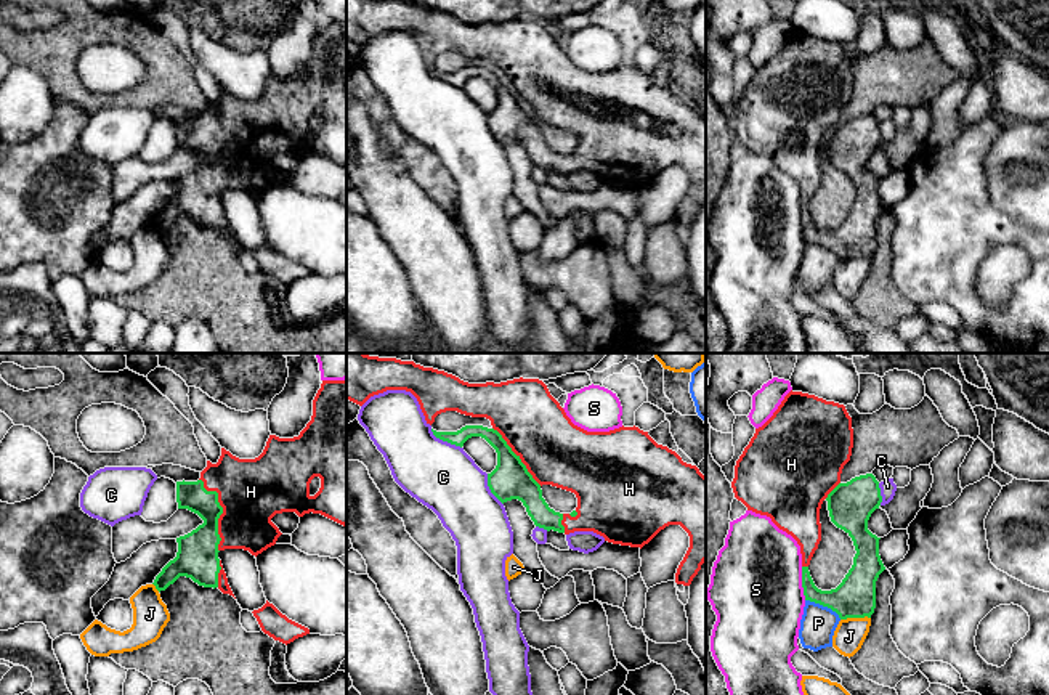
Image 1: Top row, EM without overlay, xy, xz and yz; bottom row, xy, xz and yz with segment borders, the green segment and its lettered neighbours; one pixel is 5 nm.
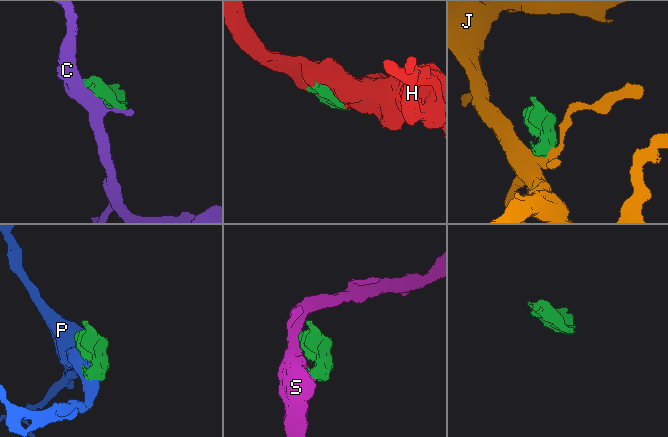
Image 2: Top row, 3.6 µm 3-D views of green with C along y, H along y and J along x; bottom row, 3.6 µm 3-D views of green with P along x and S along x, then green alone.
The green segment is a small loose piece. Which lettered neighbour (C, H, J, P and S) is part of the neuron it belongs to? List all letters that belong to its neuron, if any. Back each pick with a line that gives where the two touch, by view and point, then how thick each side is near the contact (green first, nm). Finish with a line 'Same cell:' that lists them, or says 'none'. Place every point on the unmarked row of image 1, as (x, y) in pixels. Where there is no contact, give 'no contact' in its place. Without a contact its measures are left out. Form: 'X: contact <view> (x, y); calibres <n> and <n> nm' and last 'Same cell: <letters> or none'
H: contact xy (222, 153); calibres 200 and 320 nm
Same cell: H

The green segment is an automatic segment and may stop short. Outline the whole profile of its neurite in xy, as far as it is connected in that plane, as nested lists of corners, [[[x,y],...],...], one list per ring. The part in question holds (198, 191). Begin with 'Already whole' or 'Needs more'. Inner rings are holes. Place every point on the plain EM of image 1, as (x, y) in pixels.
Needs more. [[[346,19],[322,21],[313,40],[313,56],[294,79],[269,75],[263,93],[255,100],[239,100],[221,88],[217,104],[207,101],[197,122],[176,122],[178,149],[197,154],[204,164],[176,178],[178,193],[156,217],[156,230],[165,231],[180,217],[191,218],[204,228],[218,228],[234,238],[218,193],[244,189],[258,196],[274,186],[282,175],[271,162],[276,154],[321,154],[346,167]],[[321,119],[319,132],[311,136],[310,124]]]

